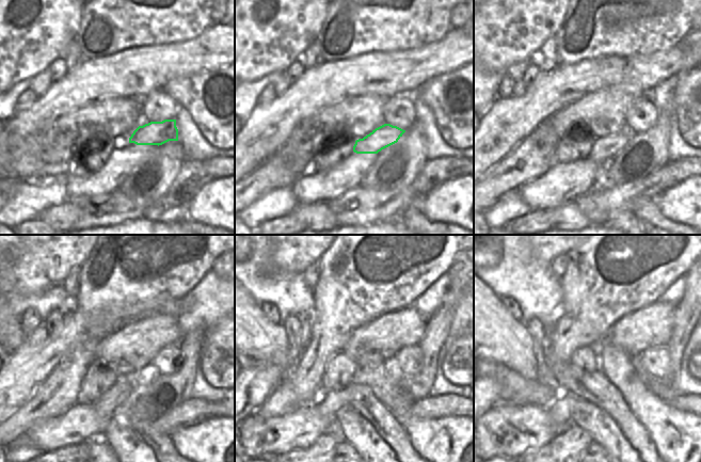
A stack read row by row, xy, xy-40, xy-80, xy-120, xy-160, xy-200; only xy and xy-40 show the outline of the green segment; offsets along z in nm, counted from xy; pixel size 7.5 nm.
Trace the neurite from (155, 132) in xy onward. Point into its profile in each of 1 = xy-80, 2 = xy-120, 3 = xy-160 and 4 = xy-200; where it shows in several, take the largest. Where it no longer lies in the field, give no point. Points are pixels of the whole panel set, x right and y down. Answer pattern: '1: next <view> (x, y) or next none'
1: next xy-80 (604, 148)
2: next xy-120 (106, 405)
3: next xy-160 (329, 403)
4: next xy-200 (559, 411)

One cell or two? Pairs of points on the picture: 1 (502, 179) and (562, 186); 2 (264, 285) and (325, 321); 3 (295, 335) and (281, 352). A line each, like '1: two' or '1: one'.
1: two
2: two
3: two

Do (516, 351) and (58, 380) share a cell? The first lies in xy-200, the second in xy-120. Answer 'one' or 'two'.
two

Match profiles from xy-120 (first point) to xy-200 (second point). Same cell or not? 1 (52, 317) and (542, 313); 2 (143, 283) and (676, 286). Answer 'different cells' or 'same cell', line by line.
1: different cells
2: different cells

